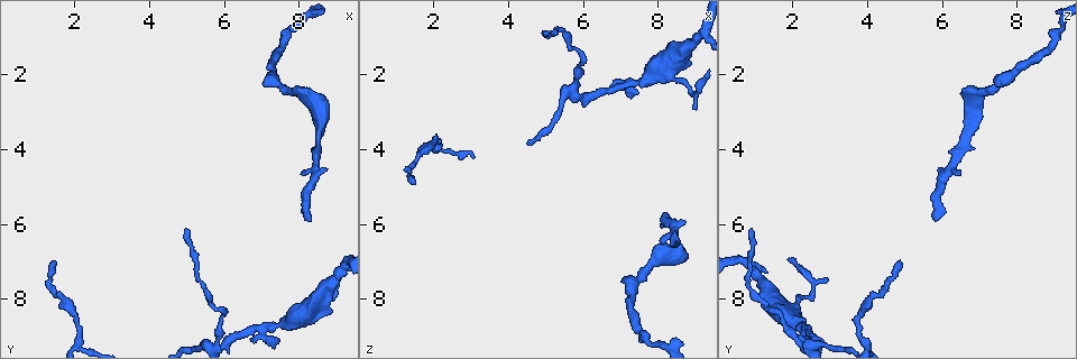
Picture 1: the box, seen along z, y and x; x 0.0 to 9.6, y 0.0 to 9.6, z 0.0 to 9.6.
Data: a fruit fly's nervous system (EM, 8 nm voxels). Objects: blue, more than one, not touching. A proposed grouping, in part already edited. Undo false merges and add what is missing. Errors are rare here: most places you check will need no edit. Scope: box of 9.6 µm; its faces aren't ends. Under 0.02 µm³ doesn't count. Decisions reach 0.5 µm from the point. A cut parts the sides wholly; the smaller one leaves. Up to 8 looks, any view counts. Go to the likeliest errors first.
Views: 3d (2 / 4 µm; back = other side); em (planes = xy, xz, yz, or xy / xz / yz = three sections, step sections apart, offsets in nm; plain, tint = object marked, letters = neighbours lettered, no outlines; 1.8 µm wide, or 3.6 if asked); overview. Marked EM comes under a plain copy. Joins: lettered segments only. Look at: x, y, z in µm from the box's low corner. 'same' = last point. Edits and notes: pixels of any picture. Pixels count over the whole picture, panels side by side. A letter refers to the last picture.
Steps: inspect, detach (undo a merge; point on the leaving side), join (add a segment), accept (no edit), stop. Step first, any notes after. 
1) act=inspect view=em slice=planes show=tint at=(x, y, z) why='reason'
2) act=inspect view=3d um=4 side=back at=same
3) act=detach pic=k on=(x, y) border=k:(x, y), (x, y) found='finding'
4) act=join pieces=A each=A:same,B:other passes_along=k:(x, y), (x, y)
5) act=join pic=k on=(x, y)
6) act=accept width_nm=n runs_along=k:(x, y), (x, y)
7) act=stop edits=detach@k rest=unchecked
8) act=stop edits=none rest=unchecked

act=inspect view=3d um=2 at=(8.25, 5.95, 5.75) why='free end'

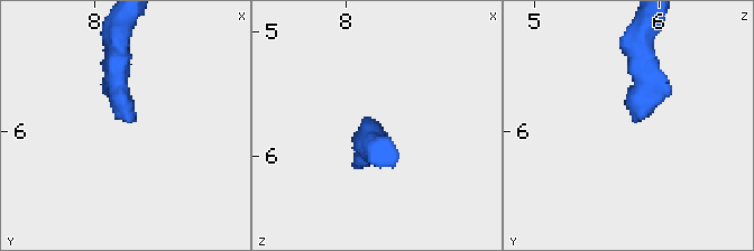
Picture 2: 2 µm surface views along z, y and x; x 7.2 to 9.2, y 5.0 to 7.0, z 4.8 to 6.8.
act=inspect view=em slice=planes show=tint at=(8.26, 5.94, 5.80)

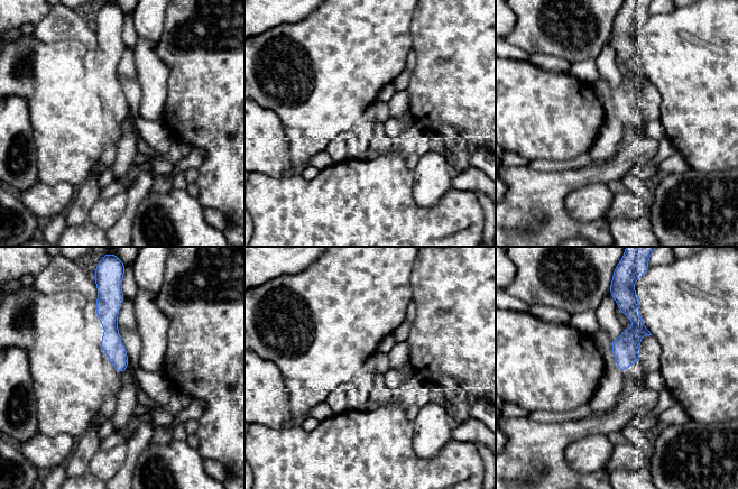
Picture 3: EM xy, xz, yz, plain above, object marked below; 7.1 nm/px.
act=inspect view=em slice=planes show=letters at=same

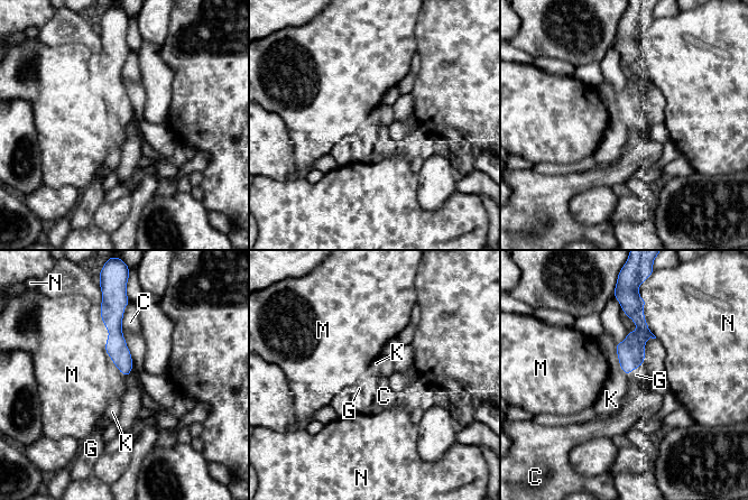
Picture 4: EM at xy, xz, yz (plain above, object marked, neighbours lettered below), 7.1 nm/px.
act=join pieces=G width_nm=140 each=C:other,G:same,K:other,M:other,N:other found='the neuron continues'

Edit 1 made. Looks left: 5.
act=inspect view=em slice=xz step=16 show=tint at=(1.50, 6.95, 4.90) why='tapers out'

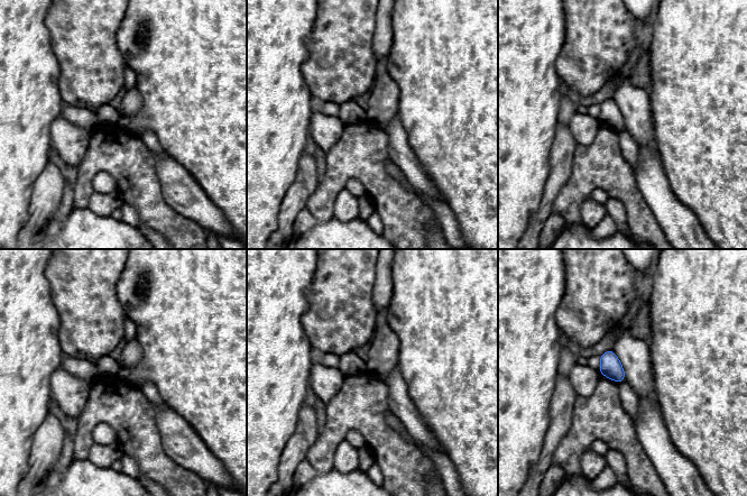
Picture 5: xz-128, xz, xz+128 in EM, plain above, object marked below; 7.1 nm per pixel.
act=inspect view=em slice=planes show=letters at=same why='another direction'

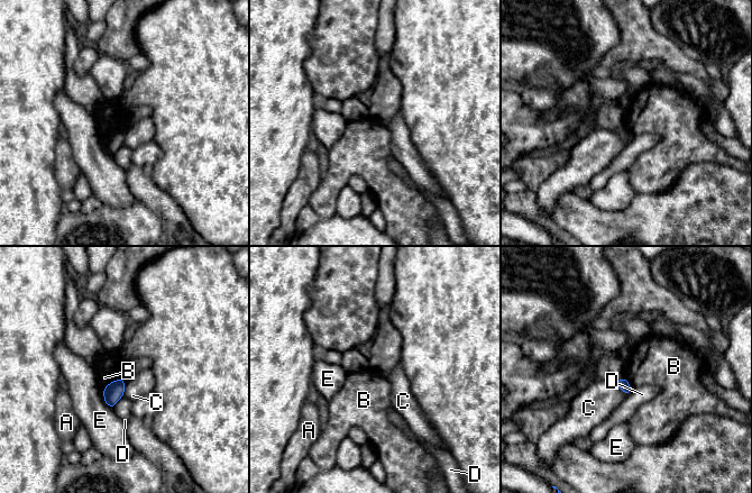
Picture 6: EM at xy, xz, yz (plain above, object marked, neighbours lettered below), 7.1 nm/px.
act=accept width_nm=80 each=A:other,B:other,C:other,D:other,E:other border=6:(122, 376), (110, 381), (103, 387) found='none of them fits'

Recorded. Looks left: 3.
act=inspect view=3d um=4 at=(8.80, 8.35, 1.60) why='stops while still wide'

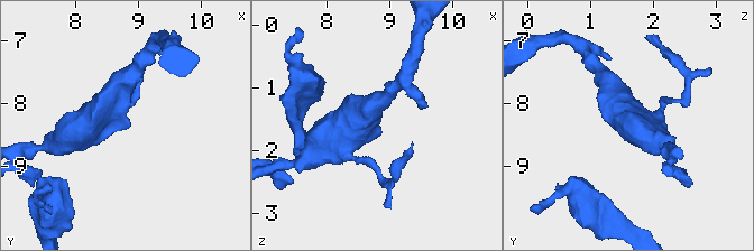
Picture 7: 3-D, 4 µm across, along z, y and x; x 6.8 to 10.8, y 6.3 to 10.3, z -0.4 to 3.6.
act=inspect view=em slice=planes show=letters at=(8.85, 8.35, 1.65) why='now the EM'

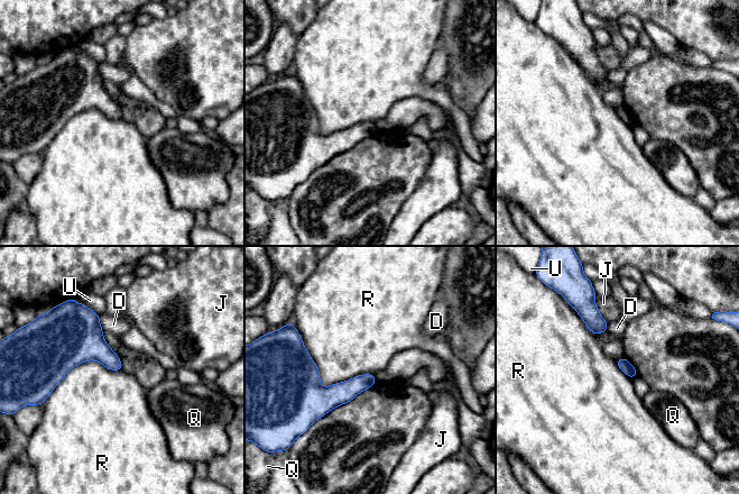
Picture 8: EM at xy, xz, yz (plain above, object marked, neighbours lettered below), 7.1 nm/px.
act=accept each=D:other,J:other,Q:other,R:other,U:other runs_along=8:(305, 355), (322, 391), (372, 381) found='none of them fits'

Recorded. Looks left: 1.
act=stop edits=join@4 rest=unchecked

